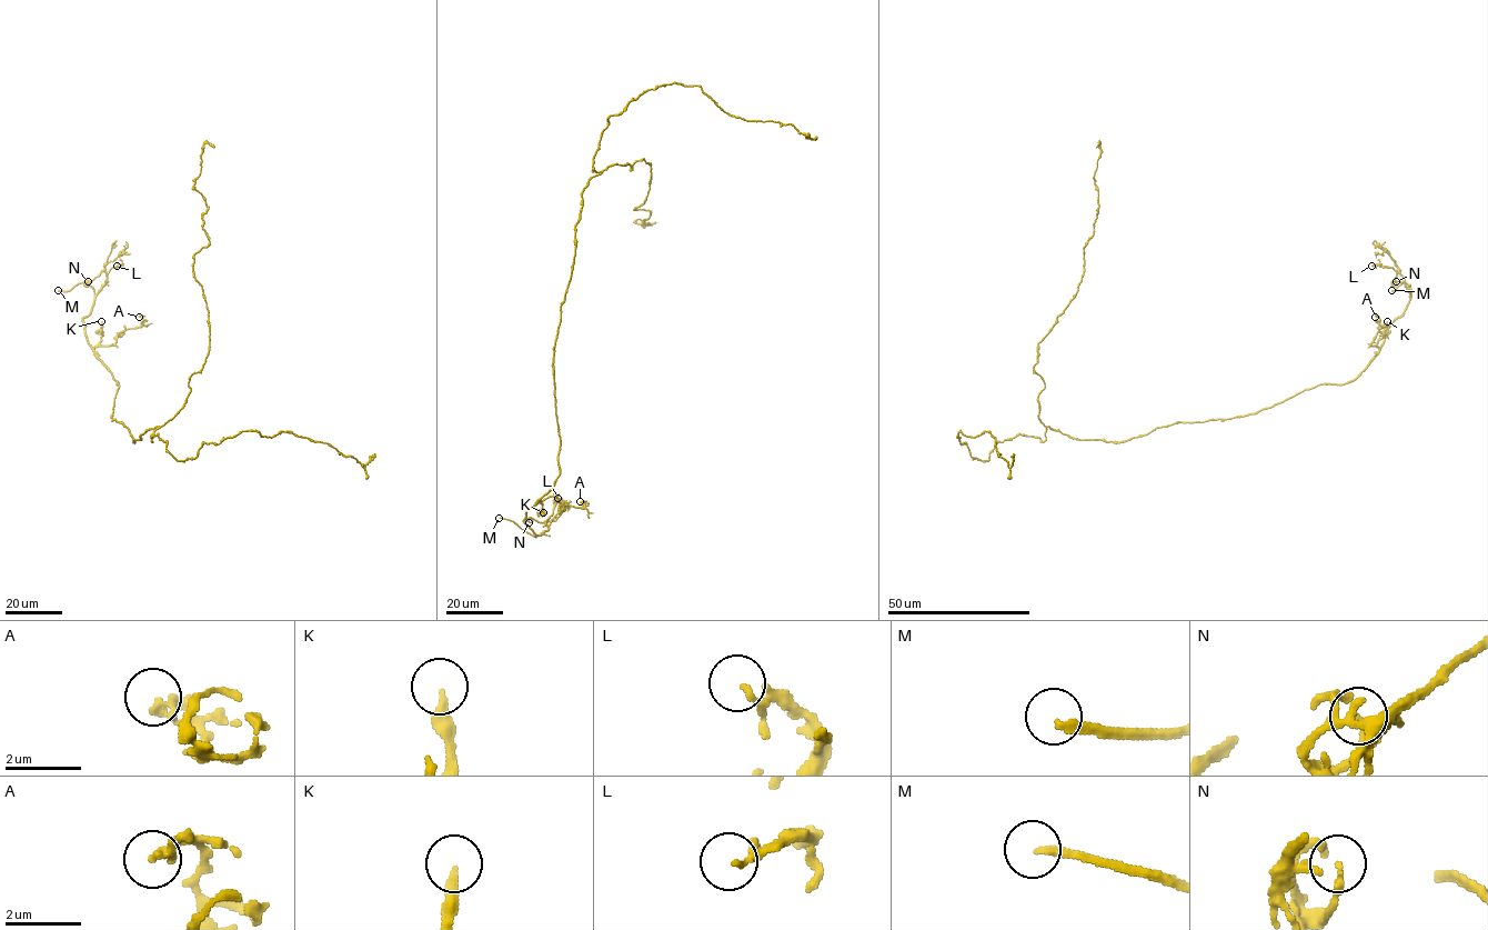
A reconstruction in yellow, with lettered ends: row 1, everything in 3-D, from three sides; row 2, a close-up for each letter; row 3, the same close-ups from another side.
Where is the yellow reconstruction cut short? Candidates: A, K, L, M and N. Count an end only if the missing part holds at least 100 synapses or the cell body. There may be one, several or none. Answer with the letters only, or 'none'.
M

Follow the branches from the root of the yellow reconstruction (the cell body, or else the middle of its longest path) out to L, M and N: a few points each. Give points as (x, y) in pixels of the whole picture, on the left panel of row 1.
L: (134, 442), (129, 430), (112, 418), (119, 384), (89, 343), (82, 320), (107, 274), (122, 264), (117, 266)
M: (134, 442), (112, 418), (119, 384), (86, 333), (82, 319), (94, 290), (83, 282), (58, 290)
N: (134, 442), (112, 418), (119, 384), (89, 343), (82, 320), (107, 273), (87, 287), (88, 281)

